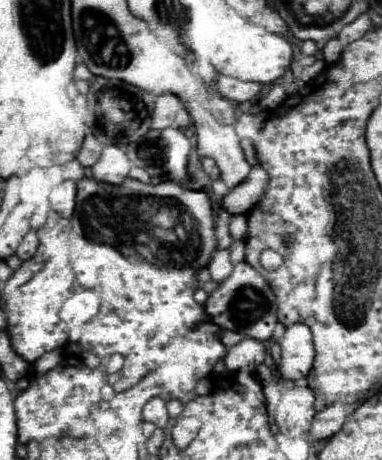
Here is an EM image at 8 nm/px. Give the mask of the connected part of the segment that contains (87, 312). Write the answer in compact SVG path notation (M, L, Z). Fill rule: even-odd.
M80 287L76 289L62 305L60 317L68 325L82 325L92 319L100 309L100 295L94 289Z

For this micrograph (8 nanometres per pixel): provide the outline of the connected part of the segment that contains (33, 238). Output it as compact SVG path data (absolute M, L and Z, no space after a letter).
M30 231L30 233L22 239L22 243L18 245L18 251L16 251L14 255L16 255L20 261L28 261L28 259L34 257L36 249L38 249L38 235L36 235L34 231Z

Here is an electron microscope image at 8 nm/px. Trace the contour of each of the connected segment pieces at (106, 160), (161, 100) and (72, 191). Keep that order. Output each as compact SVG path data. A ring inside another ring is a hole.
M106 145L102 149L100 159L92 165L94 177L98 181L108 181L108 183L122 183L128 173L132 169L132 163L126 155L126 151L122 151L118 145Z
M174 95L156 97L156 107L152 113L152 129L166 129L172 125L176 113L182 109L182 101Z
M64 181L50 193L50 207L54 213L62 217L70 217L74 211L74 197L76 197L76 183Z

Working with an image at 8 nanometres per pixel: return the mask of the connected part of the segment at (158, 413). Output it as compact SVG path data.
M152 397L146 405L144 405L144 411L142 411L144 419L154 423L156 427L166 427L166 423L170 421L170 415L168 415L168 409L166 409L166 403L160 399L160 397Z

